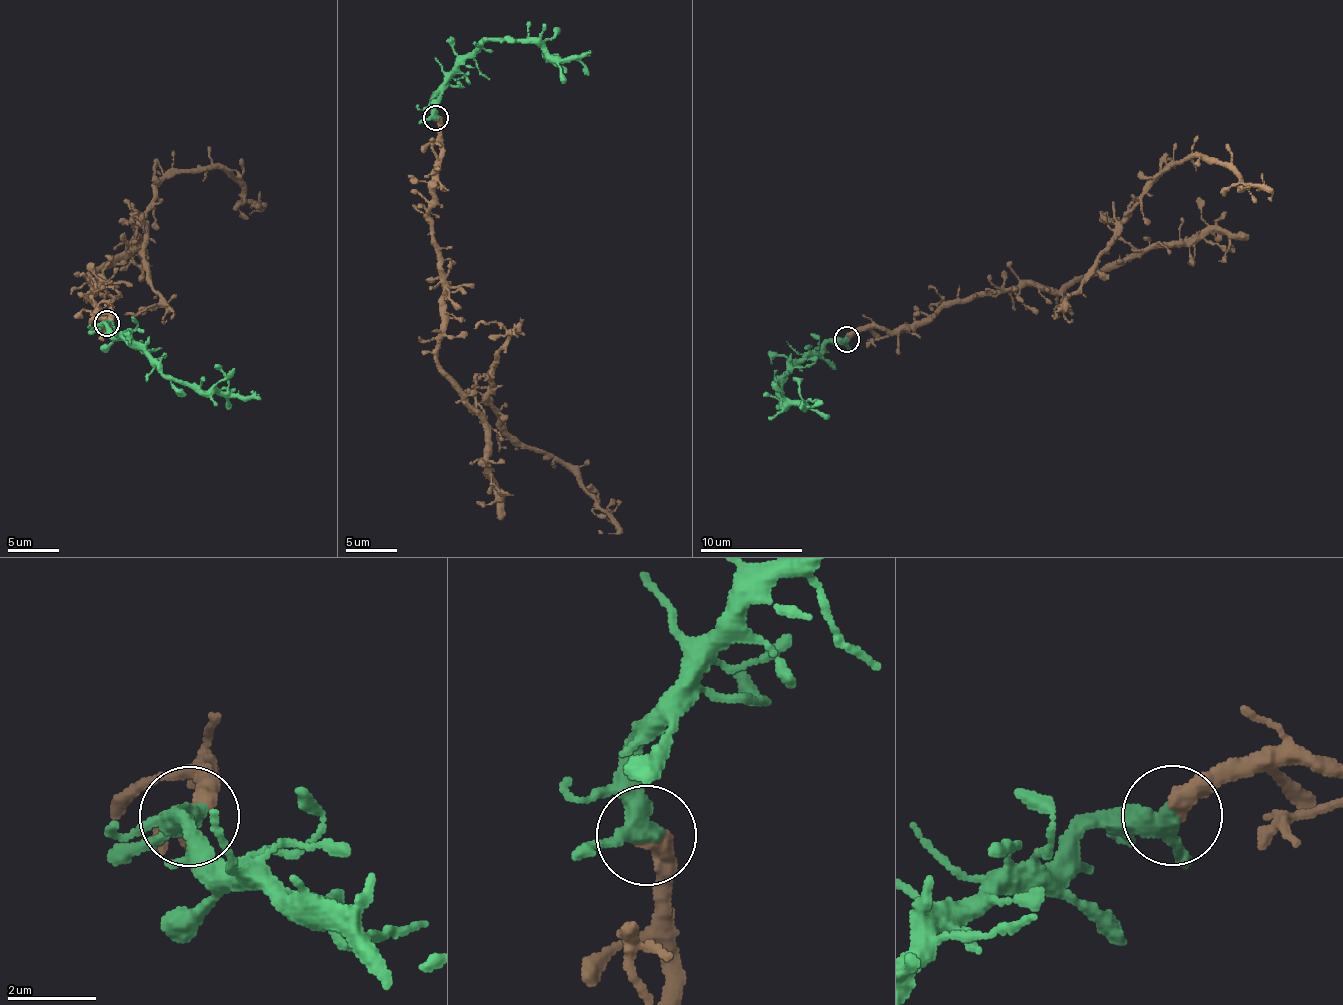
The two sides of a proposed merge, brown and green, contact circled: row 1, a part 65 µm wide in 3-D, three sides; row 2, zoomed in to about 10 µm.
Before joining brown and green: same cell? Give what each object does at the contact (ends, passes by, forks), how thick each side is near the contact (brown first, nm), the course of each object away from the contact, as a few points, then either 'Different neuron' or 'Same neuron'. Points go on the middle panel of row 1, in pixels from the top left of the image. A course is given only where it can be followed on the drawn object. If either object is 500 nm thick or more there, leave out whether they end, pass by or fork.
At the ring brown ends. At the ring green passes by. Thickness 440 nm (brown) against 400 nm. Course of brown: (436, 117), (439, 370), (554, 454), (616, 527), (600, 531). Course of green: (436, 117), (435, 94), (445, 78), (485, 40), (538, 42), (551, 55), (577, 60), (589, 75). Same neuron

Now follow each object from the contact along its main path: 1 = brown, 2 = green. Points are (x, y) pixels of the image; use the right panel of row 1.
1: (846, 339), (1118, 267), (1135, 251), (1117, 223), (1172, 164), (1221, 161), (1269, 201)
2: (846, 339), (809, 351), (777, 386), (785, 404), (799, 403), (807, 407), (824, 403)

